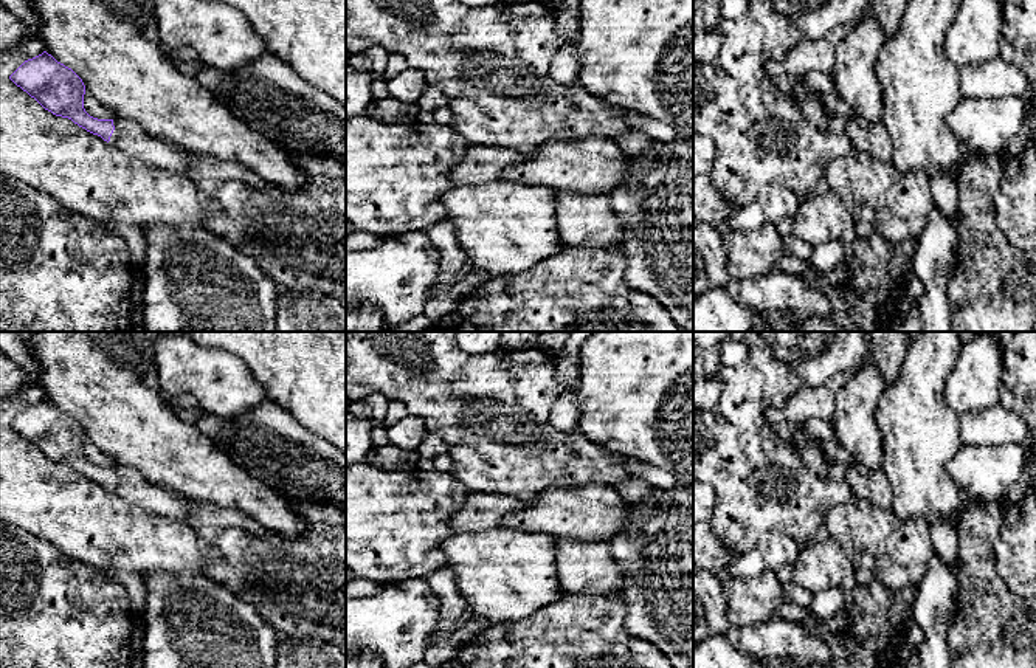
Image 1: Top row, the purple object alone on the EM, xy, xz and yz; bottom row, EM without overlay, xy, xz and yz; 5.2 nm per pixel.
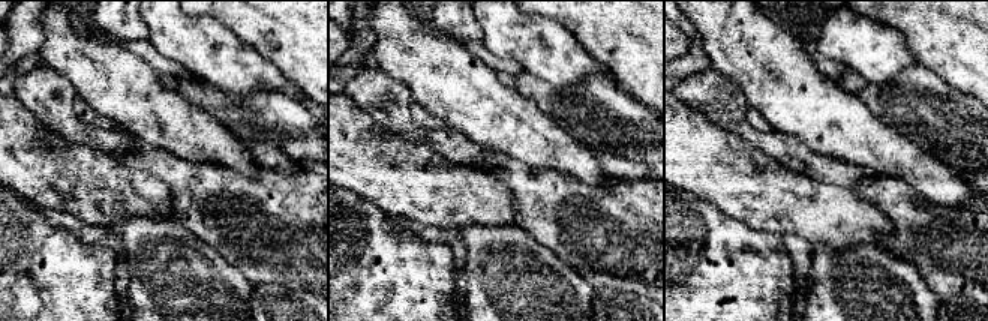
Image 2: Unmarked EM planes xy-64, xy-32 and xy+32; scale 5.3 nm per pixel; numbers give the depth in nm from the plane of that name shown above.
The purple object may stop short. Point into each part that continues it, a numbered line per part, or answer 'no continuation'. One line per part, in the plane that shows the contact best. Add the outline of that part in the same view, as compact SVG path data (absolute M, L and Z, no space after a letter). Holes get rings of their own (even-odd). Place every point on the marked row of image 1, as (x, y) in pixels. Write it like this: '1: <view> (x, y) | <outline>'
1: xy (127, 137) | M113 119L115 130L110 144L140 161L155 167L185 174L189 166L188 153L147 135L136 122L127 119Z

